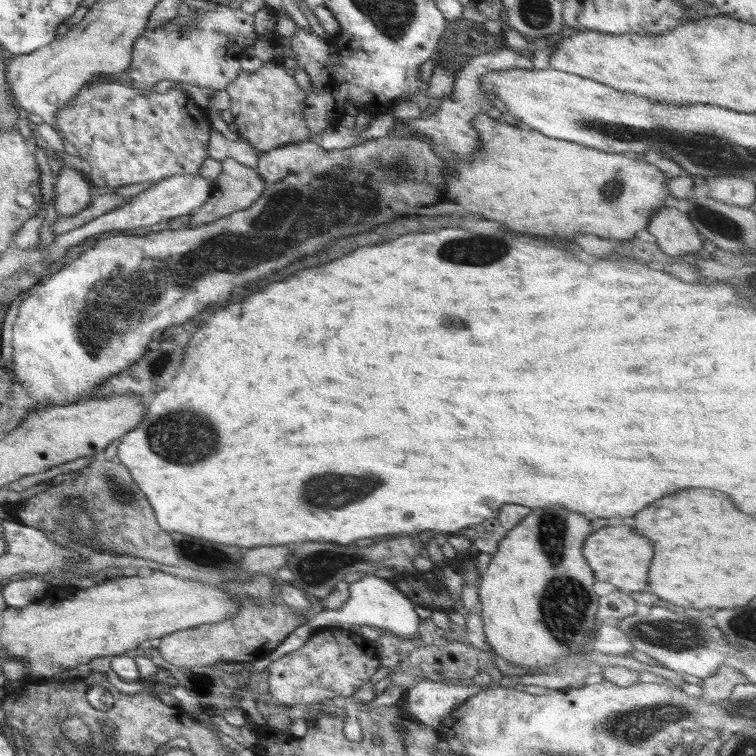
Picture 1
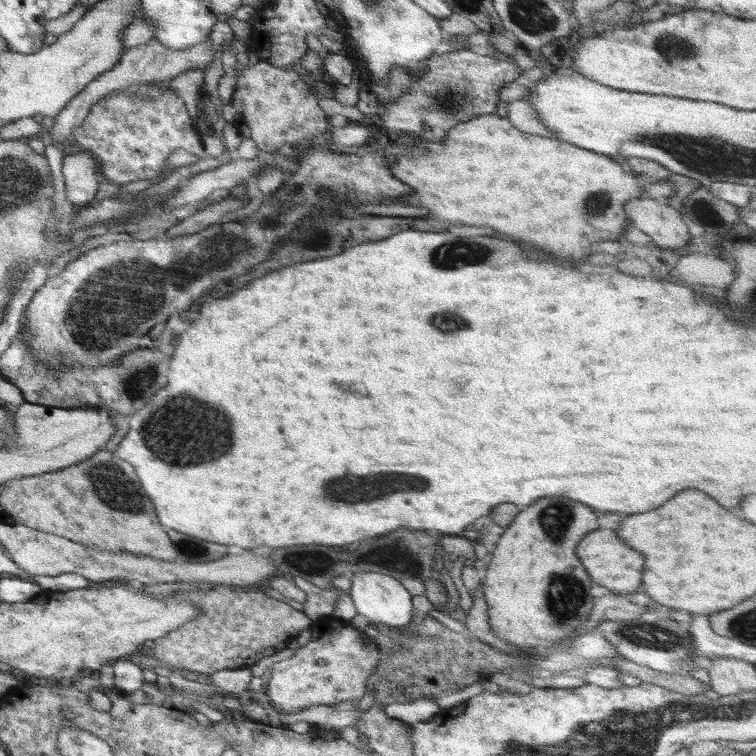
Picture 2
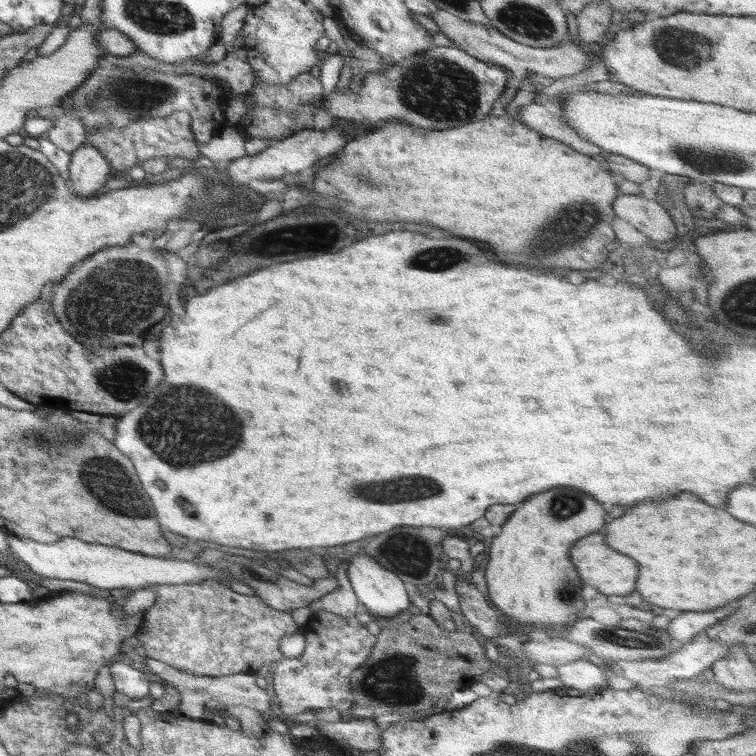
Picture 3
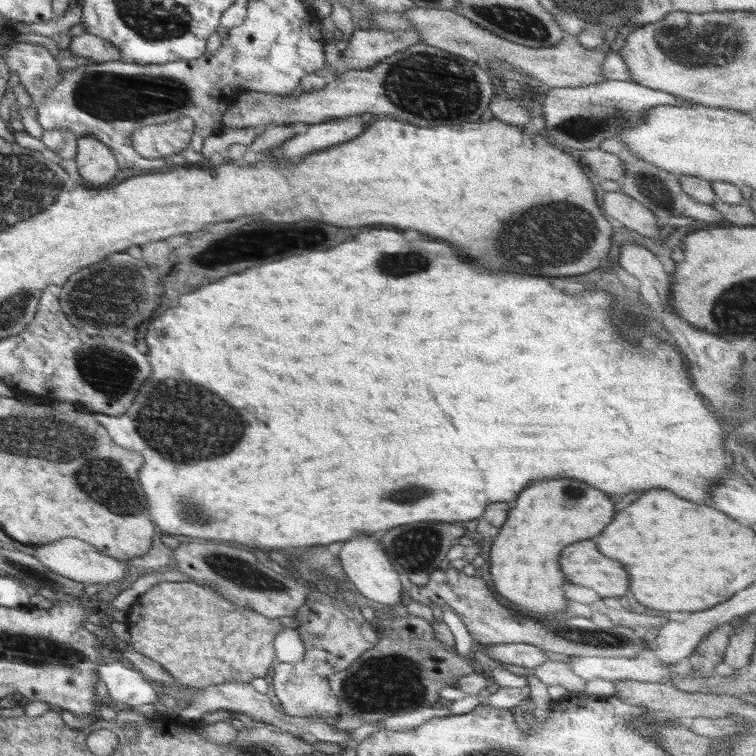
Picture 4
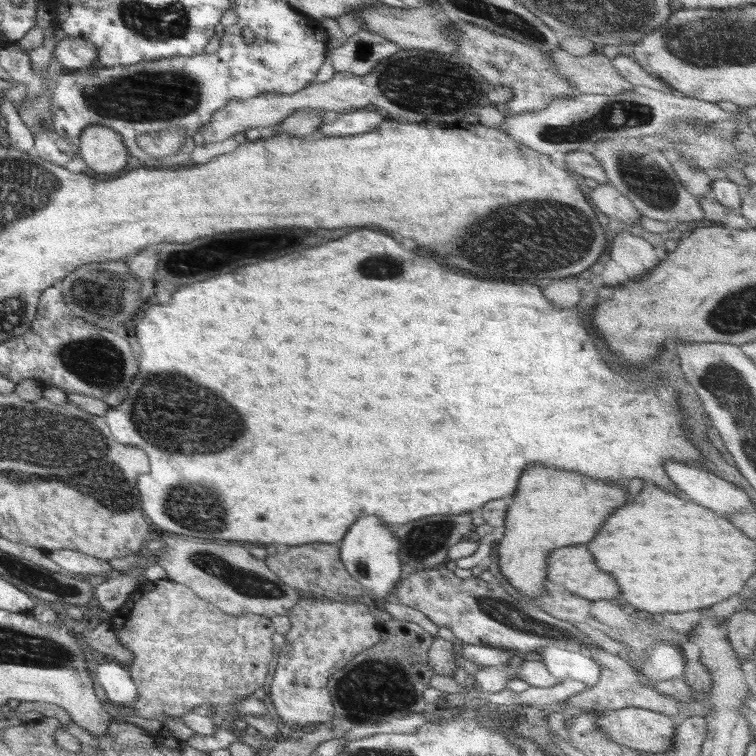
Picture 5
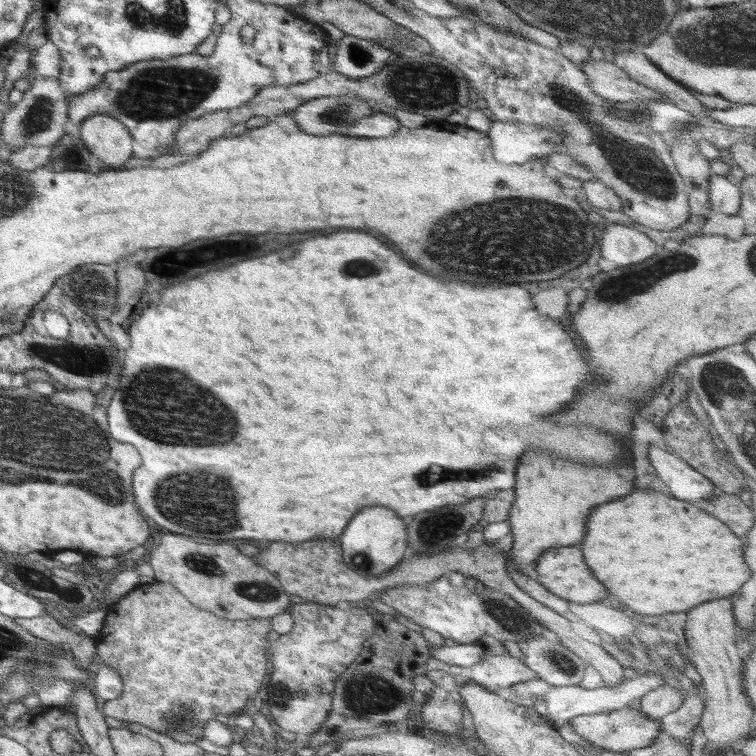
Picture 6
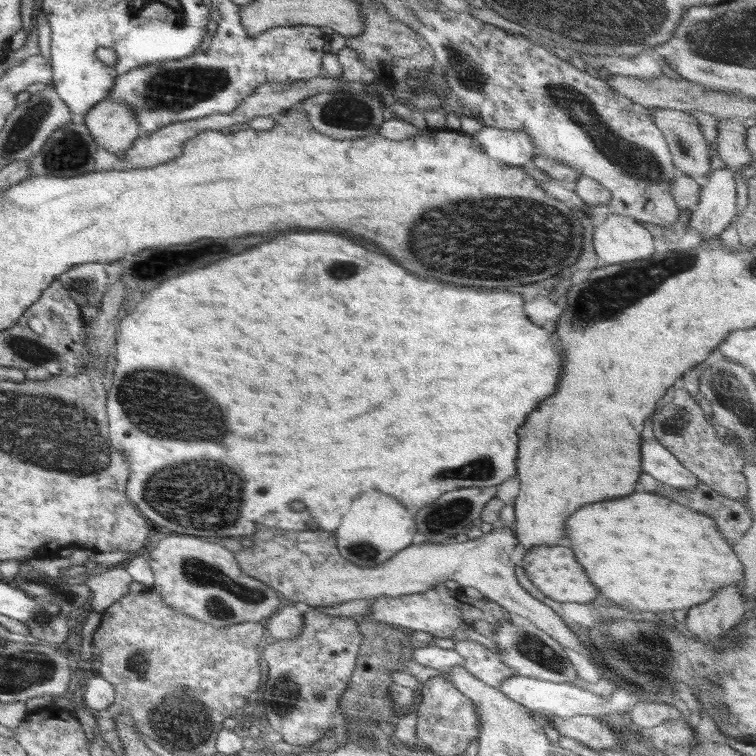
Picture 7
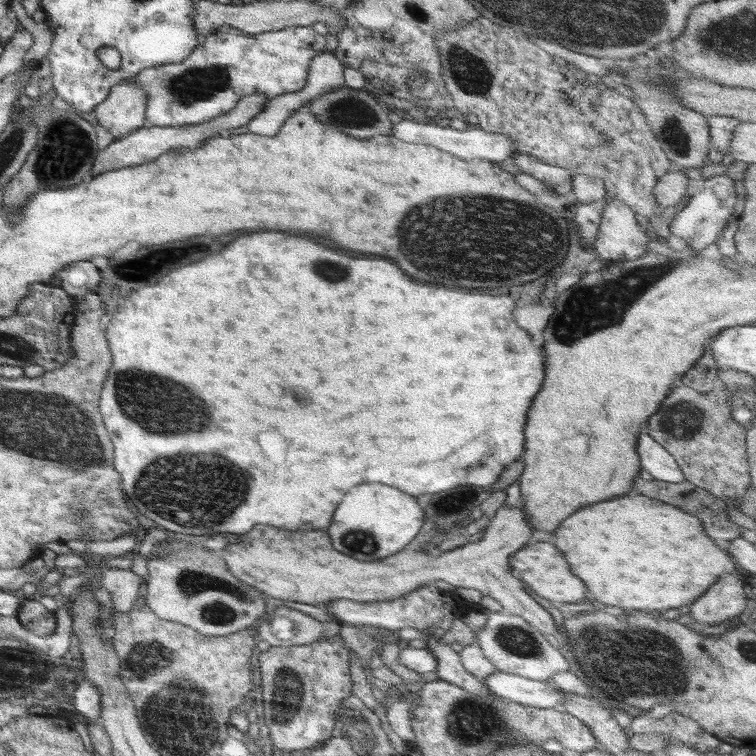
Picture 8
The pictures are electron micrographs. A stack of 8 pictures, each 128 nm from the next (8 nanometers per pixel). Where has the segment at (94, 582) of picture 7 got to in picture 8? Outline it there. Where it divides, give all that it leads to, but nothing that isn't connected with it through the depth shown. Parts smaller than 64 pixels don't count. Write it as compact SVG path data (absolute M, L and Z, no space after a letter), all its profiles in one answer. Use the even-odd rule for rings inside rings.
M105 568L99 580L98 587L106 588L110 592L113 610L116 612L128 612L138 599L138 588L144 581L131 570L119 568Z

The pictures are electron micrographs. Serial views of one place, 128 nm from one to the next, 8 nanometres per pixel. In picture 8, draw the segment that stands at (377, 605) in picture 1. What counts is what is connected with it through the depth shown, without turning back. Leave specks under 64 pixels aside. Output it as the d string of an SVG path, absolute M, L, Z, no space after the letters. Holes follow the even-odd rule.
M360 484L360 486L352 488L344 496L344 500L338 504L338 510L334 512L332 524L326 528L326 532L330 536L331 545L338 552L362 562L372 563L402 550L410 540L416 538L416 534L422 528L422 522L424 522L424 510L418 506L414 496L404 494L386 484Z

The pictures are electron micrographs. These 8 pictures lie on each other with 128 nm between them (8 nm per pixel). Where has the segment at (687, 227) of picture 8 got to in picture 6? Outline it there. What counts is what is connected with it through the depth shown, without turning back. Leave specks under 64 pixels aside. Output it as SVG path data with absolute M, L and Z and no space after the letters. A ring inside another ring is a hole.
M712 174L707 195L714 213L736 215L739 211L741 190L730 177Z

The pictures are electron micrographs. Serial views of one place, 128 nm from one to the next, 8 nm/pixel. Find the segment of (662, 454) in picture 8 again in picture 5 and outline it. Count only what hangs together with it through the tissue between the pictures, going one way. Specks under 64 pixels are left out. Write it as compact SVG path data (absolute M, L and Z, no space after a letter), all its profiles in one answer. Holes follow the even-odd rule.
M666 462L664 466L670 480L690 500L710 510L720 510L724 515L732 512L755 512L754 503L744 489L730 483L697 465Z

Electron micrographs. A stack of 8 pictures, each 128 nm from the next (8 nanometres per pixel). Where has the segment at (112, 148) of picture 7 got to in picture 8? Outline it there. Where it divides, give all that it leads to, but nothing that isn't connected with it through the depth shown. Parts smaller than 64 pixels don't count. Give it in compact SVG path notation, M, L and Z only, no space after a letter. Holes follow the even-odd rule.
M131 79L112 87L106 100L92 110L99 124L104 126L115 140L125 137L145 123L146 93Z

